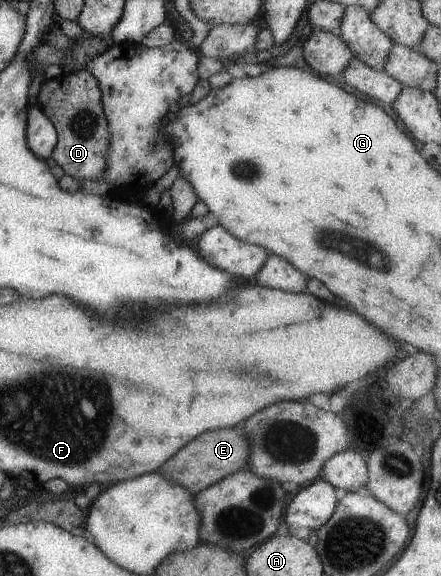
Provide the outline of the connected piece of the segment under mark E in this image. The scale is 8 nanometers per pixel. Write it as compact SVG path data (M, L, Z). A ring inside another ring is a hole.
M237 425L197 435L167 458L155 471L160 472L169 482L184 487L190 494L195 495L234 471L246 467L247 458L248 442L242 435L241 425Z

